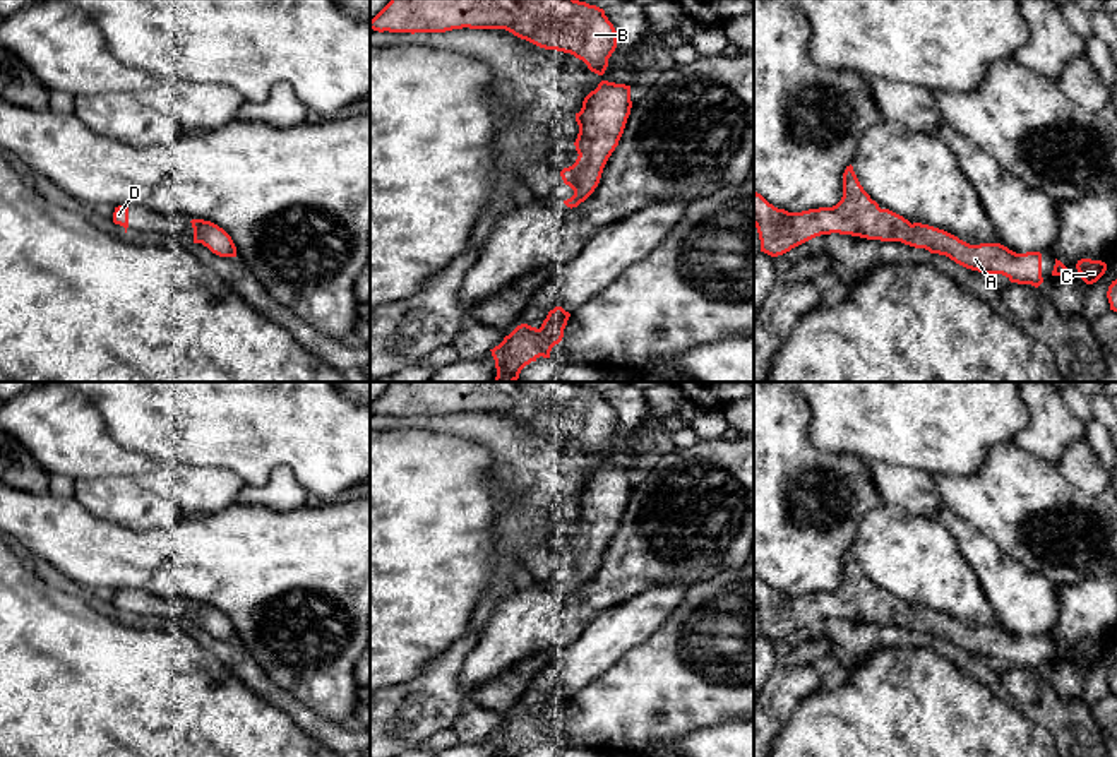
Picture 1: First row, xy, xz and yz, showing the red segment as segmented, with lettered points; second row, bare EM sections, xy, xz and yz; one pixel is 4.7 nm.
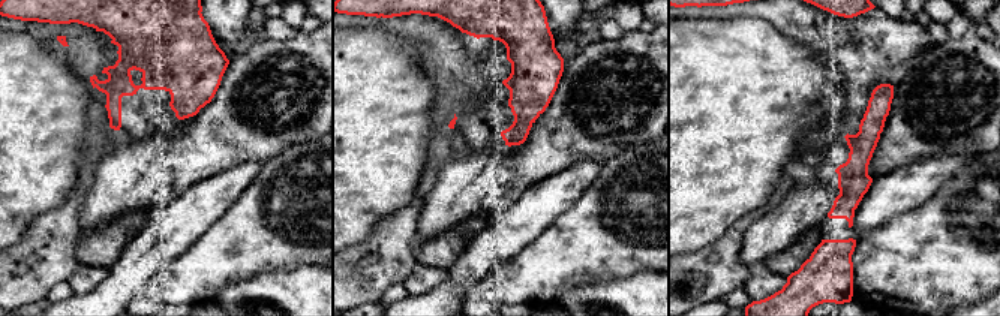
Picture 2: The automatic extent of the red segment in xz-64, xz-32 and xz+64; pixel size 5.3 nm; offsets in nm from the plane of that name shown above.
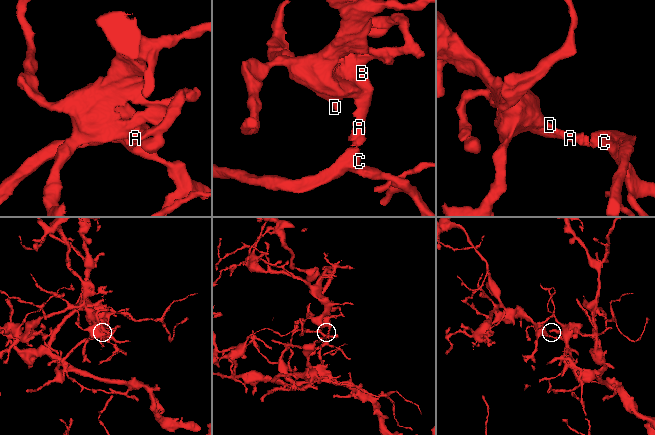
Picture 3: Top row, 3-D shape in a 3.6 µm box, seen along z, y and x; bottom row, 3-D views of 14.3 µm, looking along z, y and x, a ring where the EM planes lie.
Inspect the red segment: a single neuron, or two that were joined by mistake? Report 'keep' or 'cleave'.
keep

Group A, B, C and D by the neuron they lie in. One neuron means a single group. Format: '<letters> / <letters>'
A B C D

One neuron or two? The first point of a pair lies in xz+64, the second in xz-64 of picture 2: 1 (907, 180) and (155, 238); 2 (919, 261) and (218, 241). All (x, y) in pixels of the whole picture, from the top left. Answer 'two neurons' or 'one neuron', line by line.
1: one neuron
2: one neuron

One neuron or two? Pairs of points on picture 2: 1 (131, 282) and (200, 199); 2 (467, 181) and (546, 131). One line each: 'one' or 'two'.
1: one
2: one

